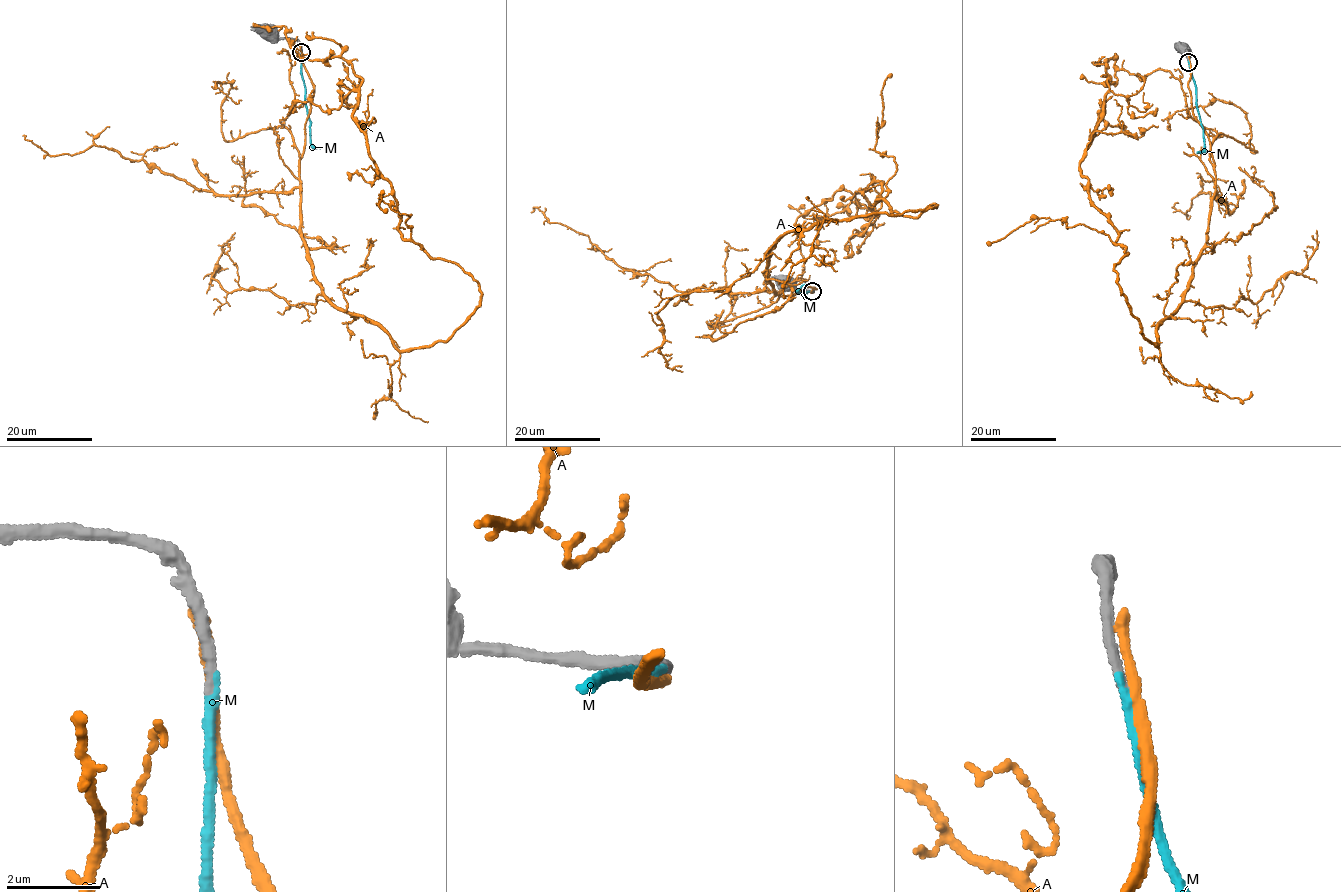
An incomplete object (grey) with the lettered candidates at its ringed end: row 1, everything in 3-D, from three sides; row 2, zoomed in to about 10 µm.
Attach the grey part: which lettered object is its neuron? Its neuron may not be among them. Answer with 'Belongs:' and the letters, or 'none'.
Belongs: M

